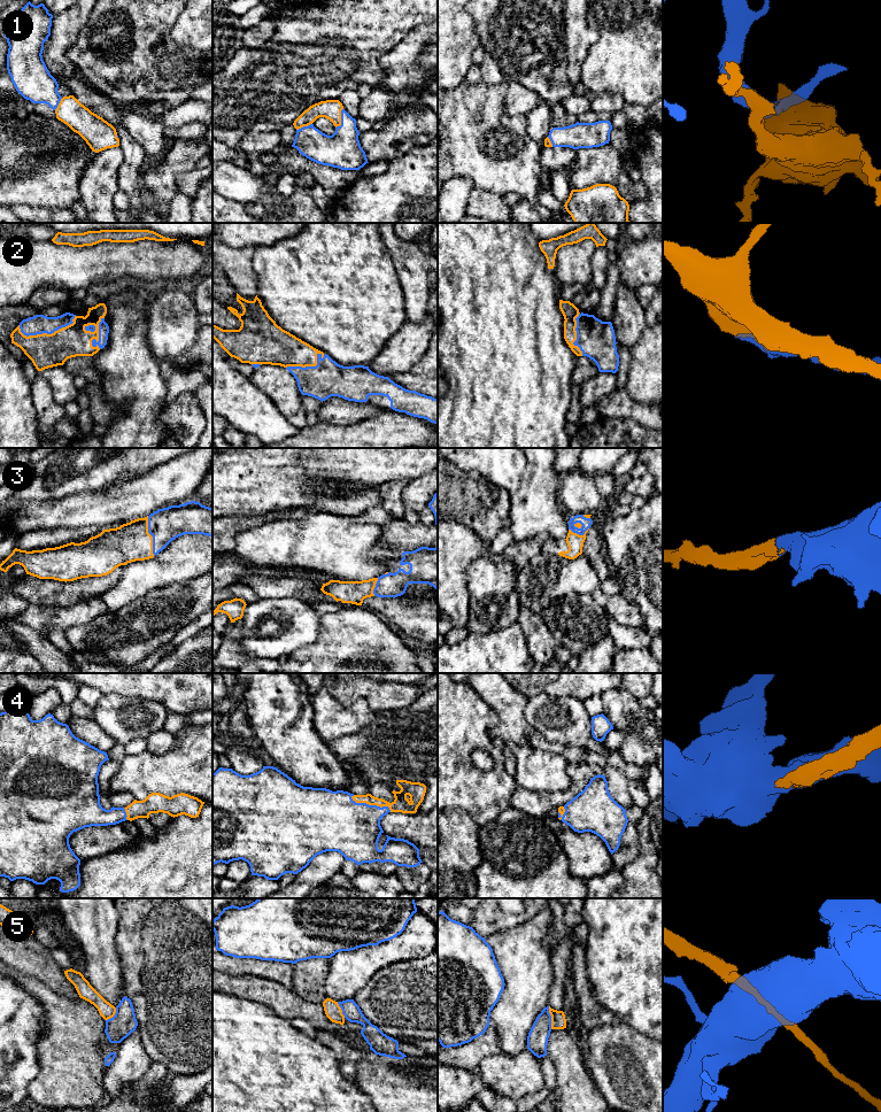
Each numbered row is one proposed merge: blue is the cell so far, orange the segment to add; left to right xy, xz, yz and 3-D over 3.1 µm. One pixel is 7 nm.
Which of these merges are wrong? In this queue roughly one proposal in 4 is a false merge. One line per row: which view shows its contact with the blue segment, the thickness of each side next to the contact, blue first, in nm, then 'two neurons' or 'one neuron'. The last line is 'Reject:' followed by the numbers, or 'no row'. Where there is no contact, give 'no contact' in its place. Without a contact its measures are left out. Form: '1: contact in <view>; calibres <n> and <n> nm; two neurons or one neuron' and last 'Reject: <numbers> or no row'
1: contact in xz; calibres 260 and 140 nm; one neuron
2: contact in xy; calibres 140 and 240 nm; one neuron
3: contact in xy; calibres 240 and 260 nm; one neuron
4: contact in xz; calibres 380 and 110 nm; one neuron
5: contact in yz; calibres 140 and 110 nm; two neurons
Reject: 5

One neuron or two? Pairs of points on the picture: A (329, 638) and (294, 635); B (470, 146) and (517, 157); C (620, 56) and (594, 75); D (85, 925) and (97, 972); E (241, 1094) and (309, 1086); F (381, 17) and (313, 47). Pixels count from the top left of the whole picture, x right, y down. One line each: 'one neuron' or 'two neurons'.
A: two neurons
B: one neuron
C: one neuron
D: one neuron
E: one neuron
F: one neuron

